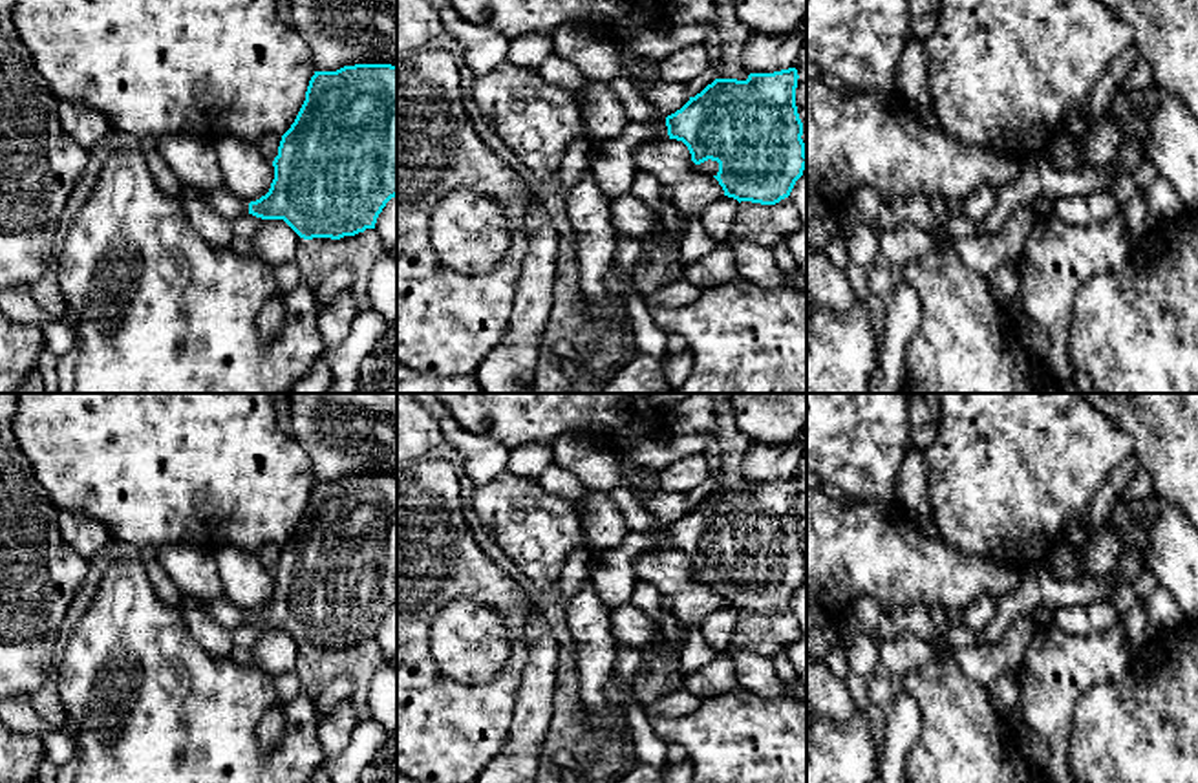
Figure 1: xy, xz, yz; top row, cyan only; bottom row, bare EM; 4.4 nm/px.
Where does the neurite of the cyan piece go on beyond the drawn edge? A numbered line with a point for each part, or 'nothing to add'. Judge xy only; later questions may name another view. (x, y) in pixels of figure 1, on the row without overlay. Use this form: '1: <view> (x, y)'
1: xy (222, 610)

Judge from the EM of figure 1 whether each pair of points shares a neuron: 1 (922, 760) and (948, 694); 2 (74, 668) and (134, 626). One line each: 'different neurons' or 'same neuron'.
1: same neuron
2: same neuron

